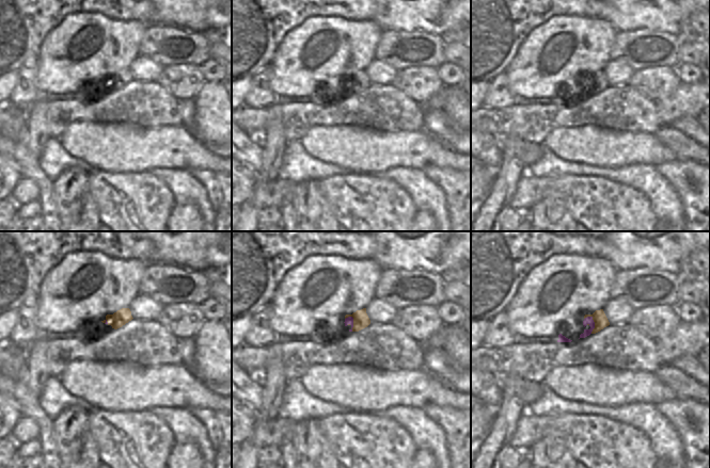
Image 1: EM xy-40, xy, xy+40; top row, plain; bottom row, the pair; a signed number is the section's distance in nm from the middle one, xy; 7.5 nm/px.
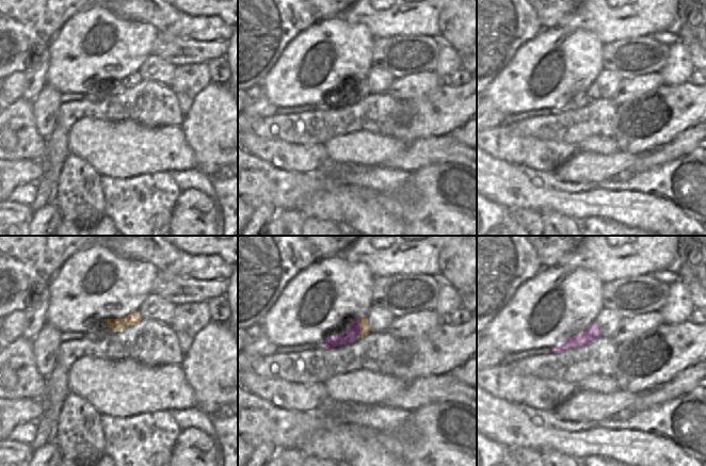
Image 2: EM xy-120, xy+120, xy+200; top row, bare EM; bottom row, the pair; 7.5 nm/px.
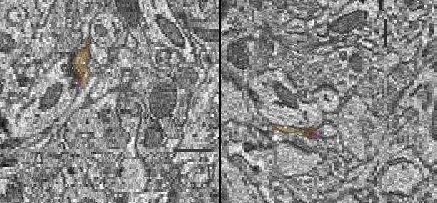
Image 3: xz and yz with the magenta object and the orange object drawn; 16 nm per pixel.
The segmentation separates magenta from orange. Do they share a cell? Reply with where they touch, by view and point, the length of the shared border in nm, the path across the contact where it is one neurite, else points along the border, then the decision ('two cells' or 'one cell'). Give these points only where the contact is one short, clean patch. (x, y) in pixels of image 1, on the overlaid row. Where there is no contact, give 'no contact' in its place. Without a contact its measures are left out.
xy+40 (594, 323) | 140 nm | across xy+40 (588, 320), (594, 323), (599, 317) | one cell

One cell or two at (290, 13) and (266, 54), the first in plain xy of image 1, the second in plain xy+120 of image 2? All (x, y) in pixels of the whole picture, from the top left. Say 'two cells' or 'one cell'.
one cell

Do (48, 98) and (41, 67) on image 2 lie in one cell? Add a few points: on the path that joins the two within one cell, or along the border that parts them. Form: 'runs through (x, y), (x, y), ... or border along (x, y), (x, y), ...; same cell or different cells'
border along (45, 83), (31, 101); different cells

